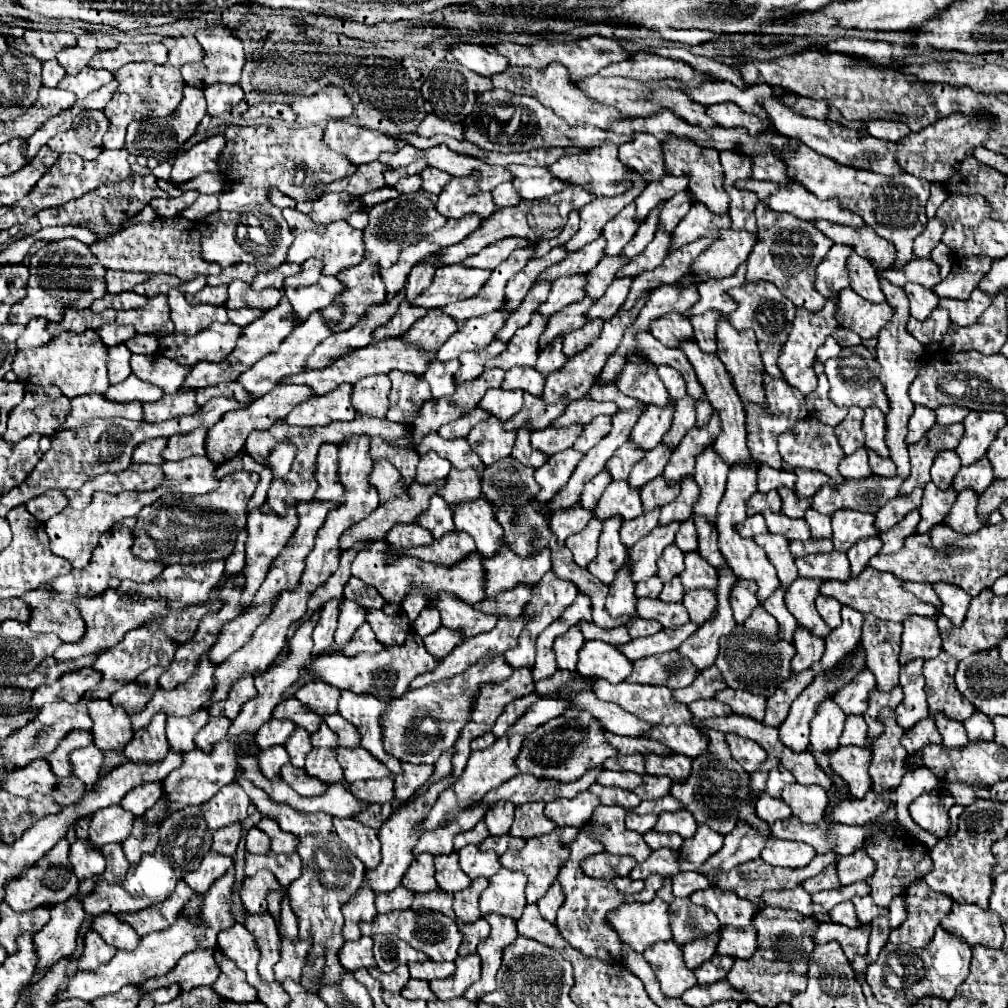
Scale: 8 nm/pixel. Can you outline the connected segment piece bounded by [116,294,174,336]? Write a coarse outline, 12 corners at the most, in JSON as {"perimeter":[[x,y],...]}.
{"perimeter":[[166,294],[120,310],[118,324],[138,334],[172,334]]}

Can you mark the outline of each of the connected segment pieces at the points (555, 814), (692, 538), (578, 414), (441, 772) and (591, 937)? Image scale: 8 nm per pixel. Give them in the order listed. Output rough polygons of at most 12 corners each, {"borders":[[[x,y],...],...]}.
{"borders":[[[586,790],[546,802],[556,826],[580,828],[600,800]],[[694,520],[680,524],[676,546],[682,552],[694,552],[698,534]],[[580,398],[552,424],[588,424],[592,418],[616,414],[614,402]],[[448,750],[434,764],[436,772],[428,782],[436,782],[438,778],[452,772],[450,764],[452,752]],[[584,830],[558,874],[556,926],[584,956],[620,964],[608,912],[622,906],[612,882],[580,862],[604,846]]]}

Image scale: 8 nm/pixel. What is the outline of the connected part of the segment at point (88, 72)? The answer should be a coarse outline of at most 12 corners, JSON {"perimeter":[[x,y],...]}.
{"perimeter":[[86,66],[74,76],[66,74],[58,86],[86,98],[108,84],[108,70]]}

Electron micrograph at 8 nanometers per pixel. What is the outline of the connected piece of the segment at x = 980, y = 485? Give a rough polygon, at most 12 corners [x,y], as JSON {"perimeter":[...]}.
{"perimeter":[[984,456],[962,466],[954,478],[960,492],[972,488],[982,494],[992,482],[992,464]]}

